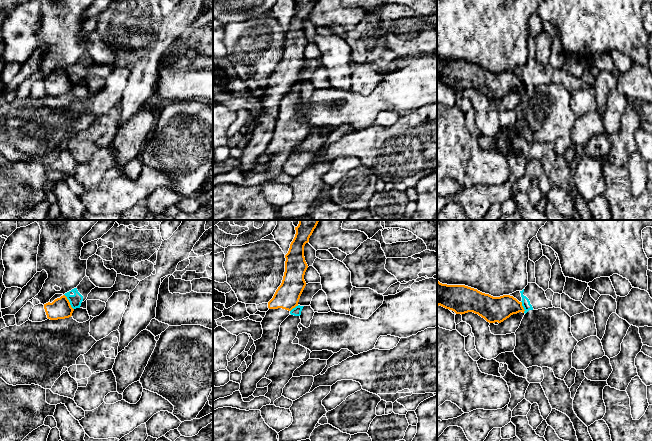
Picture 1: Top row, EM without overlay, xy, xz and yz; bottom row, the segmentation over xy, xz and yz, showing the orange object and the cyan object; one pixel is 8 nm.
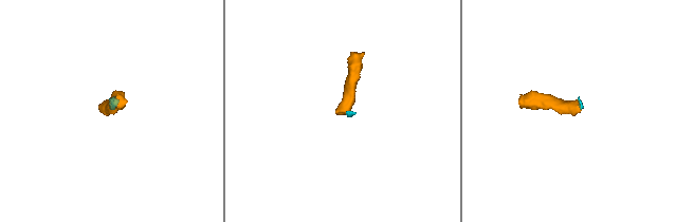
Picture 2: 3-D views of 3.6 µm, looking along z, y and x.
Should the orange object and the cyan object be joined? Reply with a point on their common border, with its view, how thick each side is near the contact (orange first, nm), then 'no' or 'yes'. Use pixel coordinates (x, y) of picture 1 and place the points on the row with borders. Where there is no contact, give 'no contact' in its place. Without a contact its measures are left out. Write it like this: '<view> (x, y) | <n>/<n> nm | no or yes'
xy (69, 302) | 170/100 nm | no

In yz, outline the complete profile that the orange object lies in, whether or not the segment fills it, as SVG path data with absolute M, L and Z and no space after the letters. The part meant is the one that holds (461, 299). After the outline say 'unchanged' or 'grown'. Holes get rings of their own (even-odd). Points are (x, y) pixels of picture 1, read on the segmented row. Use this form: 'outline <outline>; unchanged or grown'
outline M437 280L437 306L456 314L473 312L489 323L501 323L513 314L524 313L522 302L510 295L493 297L465 285L447 285Z; unchanged

